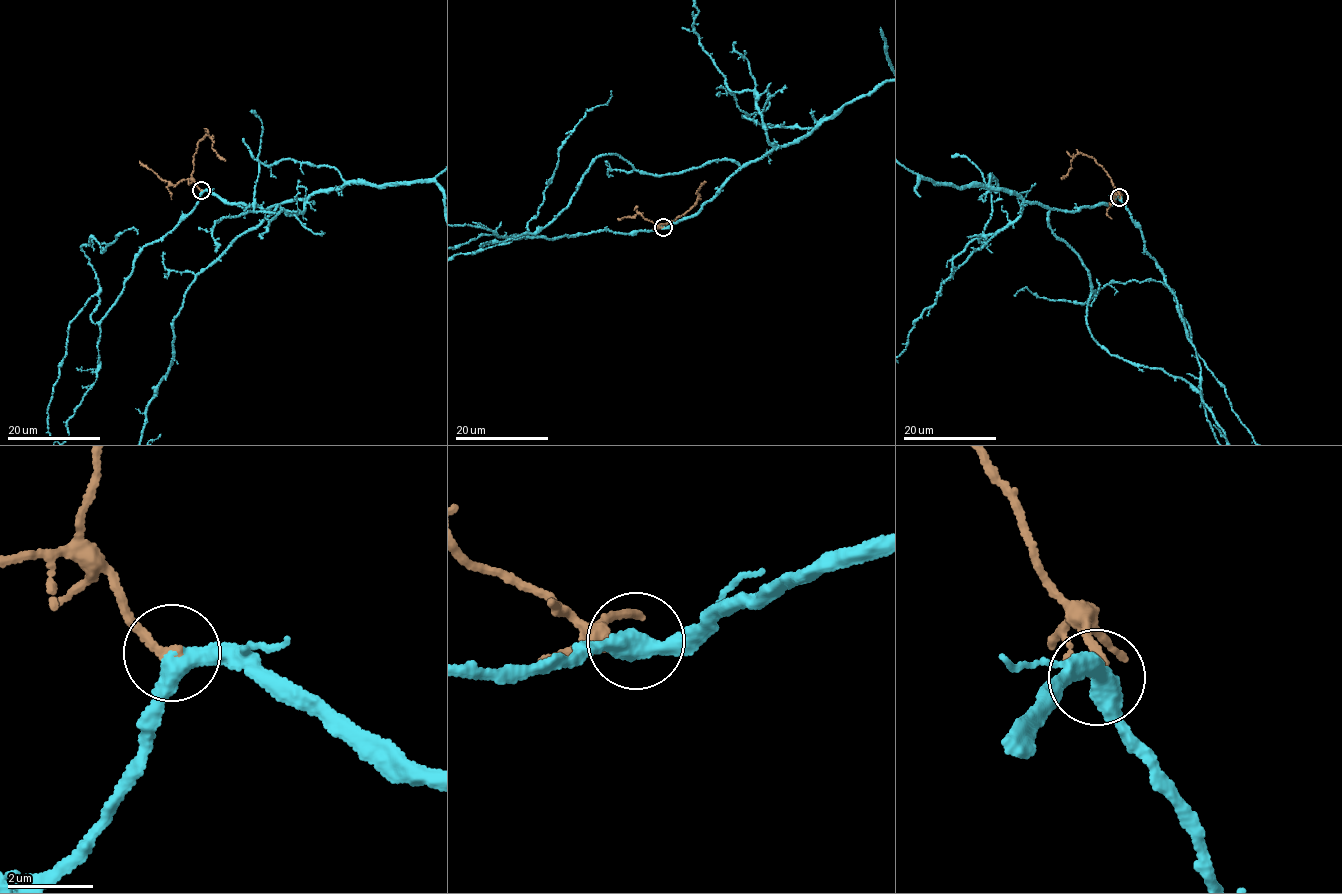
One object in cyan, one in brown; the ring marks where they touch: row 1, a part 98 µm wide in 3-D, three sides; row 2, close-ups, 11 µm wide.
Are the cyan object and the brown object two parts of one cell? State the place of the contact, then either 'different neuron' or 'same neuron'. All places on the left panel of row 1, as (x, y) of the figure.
at (201, 190); same neuron

